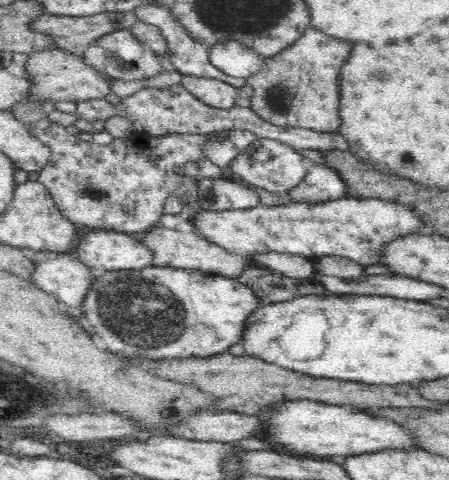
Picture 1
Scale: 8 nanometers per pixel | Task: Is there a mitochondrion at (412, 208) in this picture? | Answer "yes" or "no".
no

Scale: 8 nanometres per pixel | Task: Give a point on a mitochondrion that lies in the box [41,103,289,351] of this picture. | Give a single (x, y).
(87, 188)

